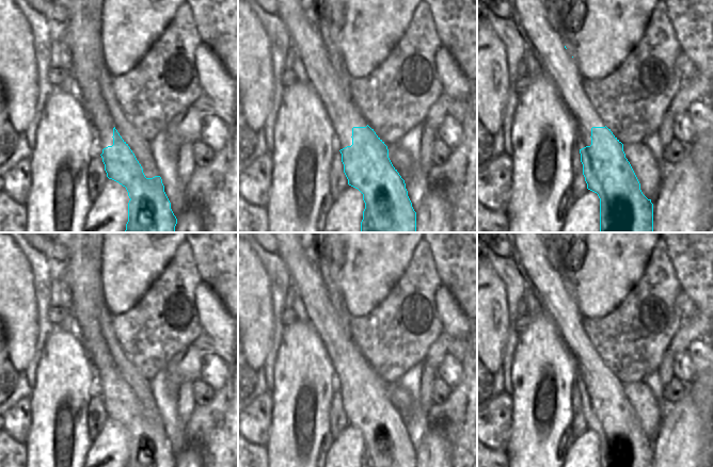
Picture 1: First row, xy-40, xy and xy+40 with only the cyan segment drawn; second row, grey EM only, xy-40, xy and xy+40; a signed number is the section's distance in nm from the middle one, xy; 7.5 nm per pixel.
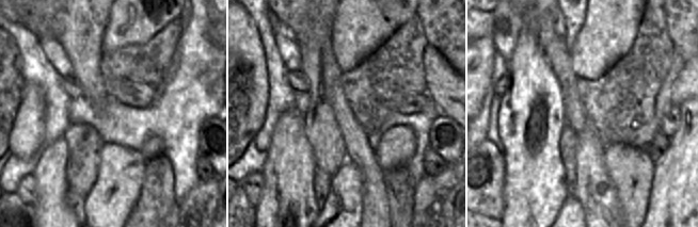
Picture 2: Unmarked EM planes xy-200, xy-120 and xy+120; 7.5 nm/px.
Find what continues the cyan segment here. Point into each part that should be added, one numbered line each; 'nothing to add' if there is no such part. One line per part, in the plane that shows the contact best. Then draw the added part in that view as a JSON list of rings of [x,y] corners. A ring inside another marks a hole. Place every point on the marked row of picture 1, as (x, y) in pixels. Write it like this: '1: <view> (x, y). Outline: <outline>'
1: xy (305, 39). Outline: [[[276,0],[278,15],[286,26],[290,46],[297,51],[307,82],[318,94],[324,108],[336,108],[343,115],[346,128],[352,136],[353,127],[366,127],[350,95],[347,95],[338,79],[317,27],[307,19],[300,0]]]

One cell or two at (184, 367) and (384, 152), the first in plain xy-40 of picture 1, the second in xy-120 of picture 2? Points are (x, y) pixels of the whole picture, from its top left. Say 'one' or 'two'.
one

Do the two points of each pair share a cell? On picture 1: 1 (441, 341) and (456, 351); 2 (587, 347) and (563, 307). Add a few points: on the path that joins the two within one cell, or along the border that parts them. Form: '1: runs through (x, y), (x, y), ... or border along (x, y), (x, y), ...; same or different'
1: border along (453, 338), (448, 341), (445, 352); different
2: runs through (577, 337), (571, 331), (567, 317); same

